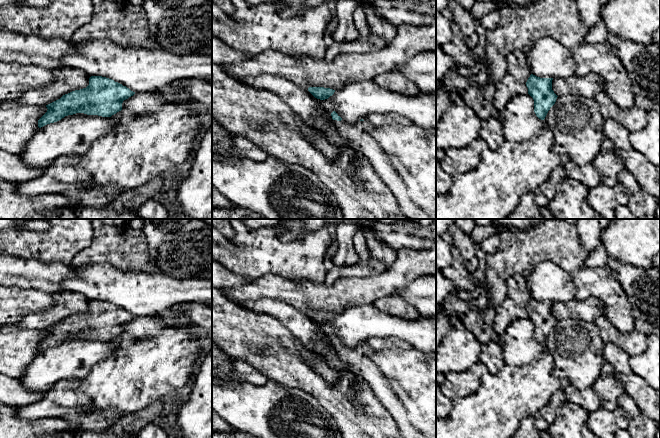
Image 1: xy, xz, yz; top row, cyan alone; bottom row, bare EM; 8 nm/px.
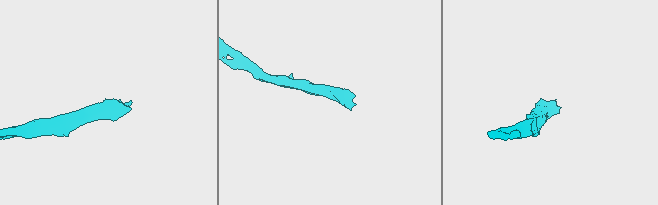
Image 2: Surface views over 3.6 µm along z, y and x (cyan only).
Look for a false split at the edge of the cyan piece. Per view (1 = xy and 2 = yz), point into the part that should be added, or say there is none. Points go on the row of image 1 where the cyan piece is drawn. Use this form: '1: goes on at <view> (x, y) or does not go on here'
1: does not go on here
2: does not go on here

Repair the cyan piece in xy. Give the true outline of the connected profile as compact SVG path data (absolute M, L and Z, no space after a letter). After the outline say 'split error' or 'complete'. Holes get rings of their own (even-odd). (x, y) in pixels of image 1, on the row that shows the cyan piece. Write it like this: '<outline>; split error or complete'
M91 76L86 88L72 91L46 105L48 110L38 120L38 127L76 113L111 117L121 111L123 101L134 94L135 92L112 79Z; complete

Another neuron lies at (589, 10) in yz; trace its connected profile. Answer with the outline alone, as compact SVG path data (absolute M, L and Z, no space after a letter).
M575 0L579 15L585 26L593 28L601 19L601 8L608 0Z

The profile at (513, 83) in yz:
M521 51L511 52L506 57L507 69L502 79L495 84L493 106L500 112L516 95L528 94L526 82L531 75L527 56Z

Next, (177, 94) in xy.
M180 79L169 85L171 100L188 105L190 107L198 107L190 99L190 96L182 89L182 84L188 81L188 79Z

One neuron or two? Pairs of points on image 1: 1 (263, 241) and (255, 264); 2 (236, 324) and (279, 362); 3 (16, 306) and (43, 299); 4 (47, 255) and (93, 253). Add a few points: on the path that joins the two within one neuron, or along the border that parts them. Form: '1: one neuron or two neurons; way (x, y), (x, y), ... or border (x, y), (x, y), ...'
1: one neuron; way (262, 247), (261, 253), (256, 258)
2: one neuron; way (249, 335), (268, 343), (273, 349)
3: one neuron; way (23, 301), (36, 300)
4: two neurons; border (93, 237), (92, 241), (73, 258), (69, 265)

